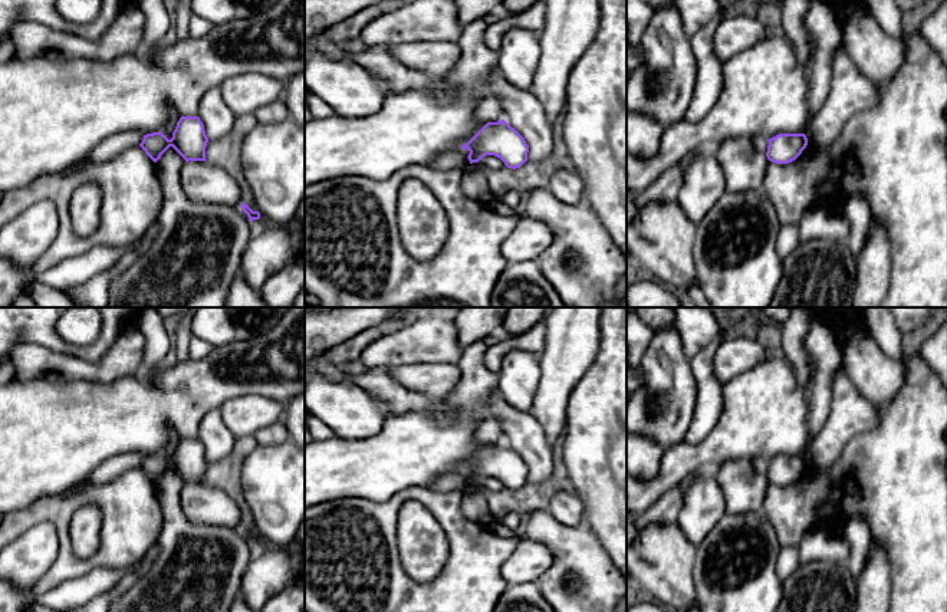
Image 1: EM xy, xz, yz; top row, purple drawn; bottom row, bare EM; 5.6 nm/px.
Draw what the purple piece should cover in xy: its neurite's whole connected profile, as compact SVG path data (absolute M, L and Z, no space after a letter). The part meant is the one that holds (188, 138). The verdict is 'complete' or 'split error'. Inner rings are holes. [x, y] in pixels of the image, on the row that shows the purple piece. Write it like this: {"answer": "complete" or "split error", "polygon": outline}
{"answer": "complete", "polygon": "M181 116L171 139L168 139L162 132L152 132L144 135L139 147L154 162L157 162L170 147L172 147L185 162L188 162L205 161L207 142L208 138L200 118Z"}

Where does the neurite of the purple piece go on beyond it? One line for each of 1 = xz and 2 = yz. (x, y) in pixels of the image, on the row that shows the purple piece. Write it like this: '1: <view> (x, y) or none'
1: none
2: none

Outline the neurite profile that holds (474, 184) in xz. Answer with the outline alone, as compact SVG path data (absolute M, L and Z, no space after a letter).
M468 167L463 175L463 193L466 197L489 204L491 193L486 175L476 167Z

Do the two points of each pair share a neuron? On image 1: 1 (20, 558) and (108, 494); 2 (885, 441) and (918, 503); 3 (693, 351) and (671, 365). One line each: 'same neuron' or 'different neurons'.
1: different neurons
2: same neuron
3: different neurons

